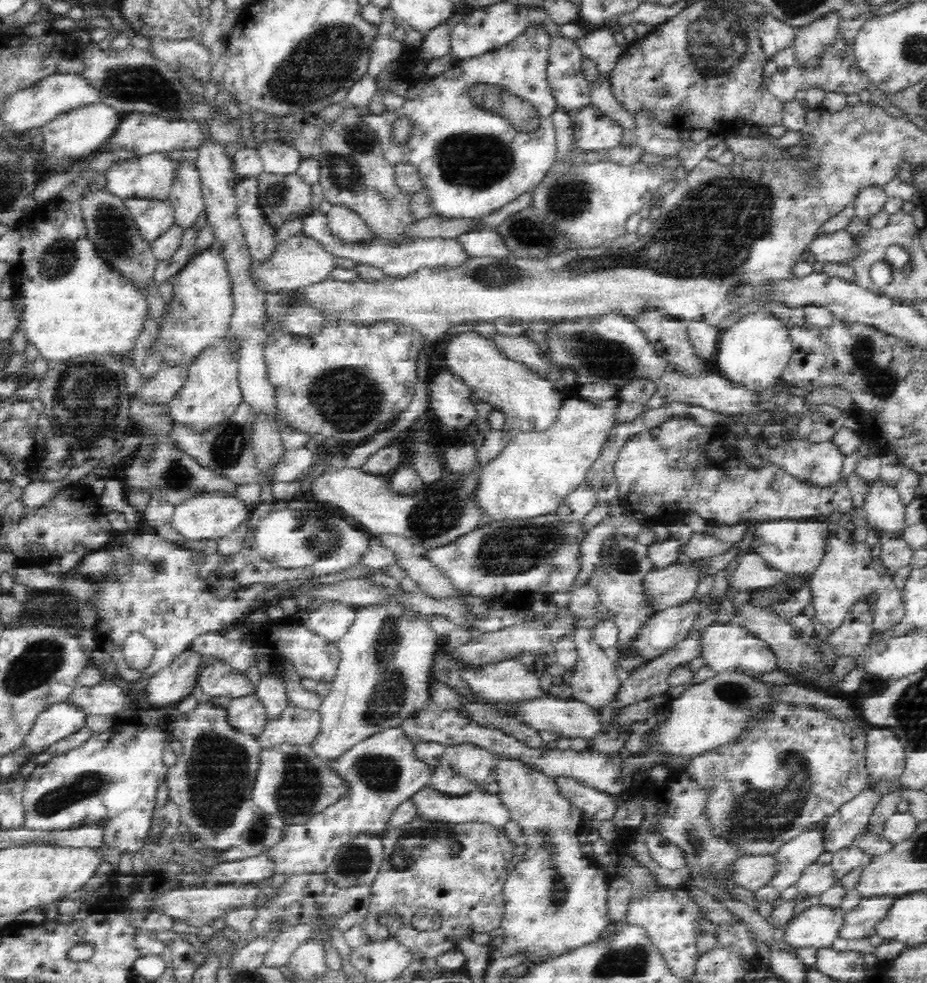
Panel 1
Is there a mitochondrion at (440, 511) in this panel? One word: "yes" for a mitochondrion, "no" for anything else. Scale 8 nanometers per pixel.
yes

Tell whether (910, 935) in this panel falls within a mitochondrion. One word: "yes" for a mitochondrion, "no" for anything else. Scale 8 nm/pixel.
no

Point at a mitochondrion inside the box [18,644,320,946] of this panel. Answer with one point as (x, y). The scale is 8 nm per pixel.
(218, 775)

